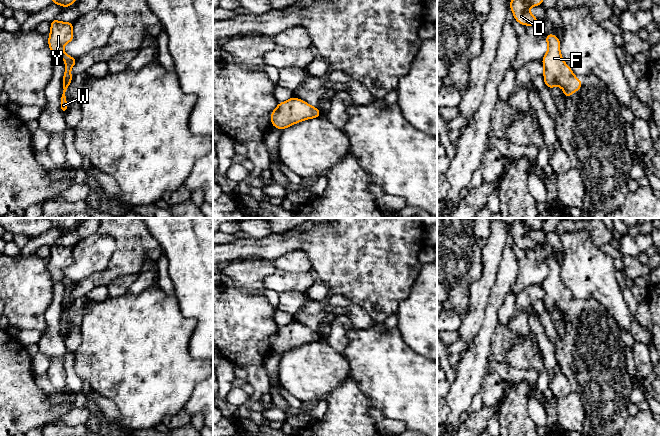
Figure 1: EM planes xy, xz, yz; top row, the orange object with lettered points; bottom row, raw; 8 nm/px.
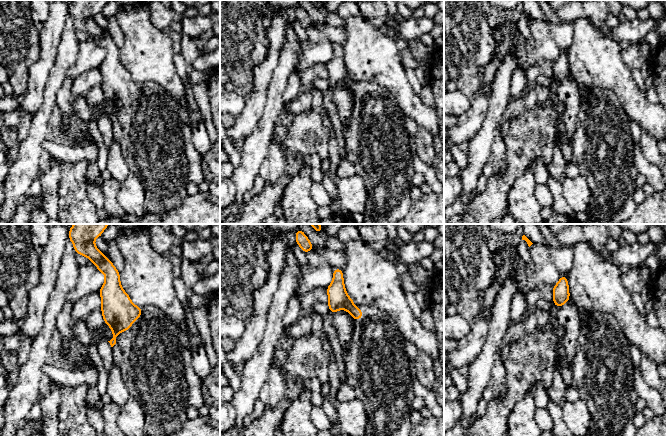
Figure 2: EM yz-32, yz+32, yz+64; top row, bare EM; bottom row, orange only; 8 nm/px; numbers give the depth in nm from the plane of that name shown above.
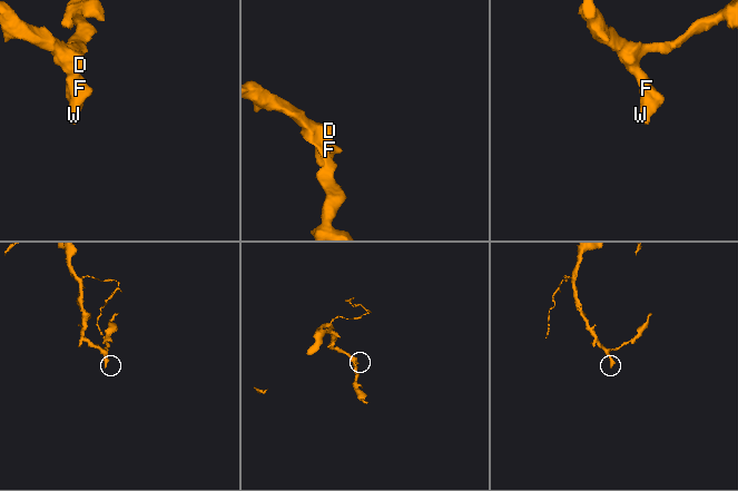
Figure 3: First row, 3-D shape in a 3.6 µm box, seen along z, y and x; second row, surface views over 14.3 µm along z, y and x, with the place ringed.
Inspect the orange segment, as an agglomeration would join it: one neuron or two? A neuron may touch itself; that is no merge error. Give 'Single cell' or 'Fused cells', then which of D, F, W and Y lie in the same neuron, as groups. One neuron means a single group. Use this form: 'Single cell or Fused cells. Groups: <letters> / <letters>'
Single cell. Groups: D F W Y

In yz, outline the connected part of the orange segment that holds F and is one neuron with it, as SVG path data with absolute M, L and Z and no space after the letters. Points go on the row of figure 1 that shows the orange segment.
M547 34L546 42L548 51L541 59L544 66L544 82L550 90L554 86L563 89L564 96L568 99L573 92L579 91L582 81L572 72L571 68L564 62L560 53L560 40L555 34Z

